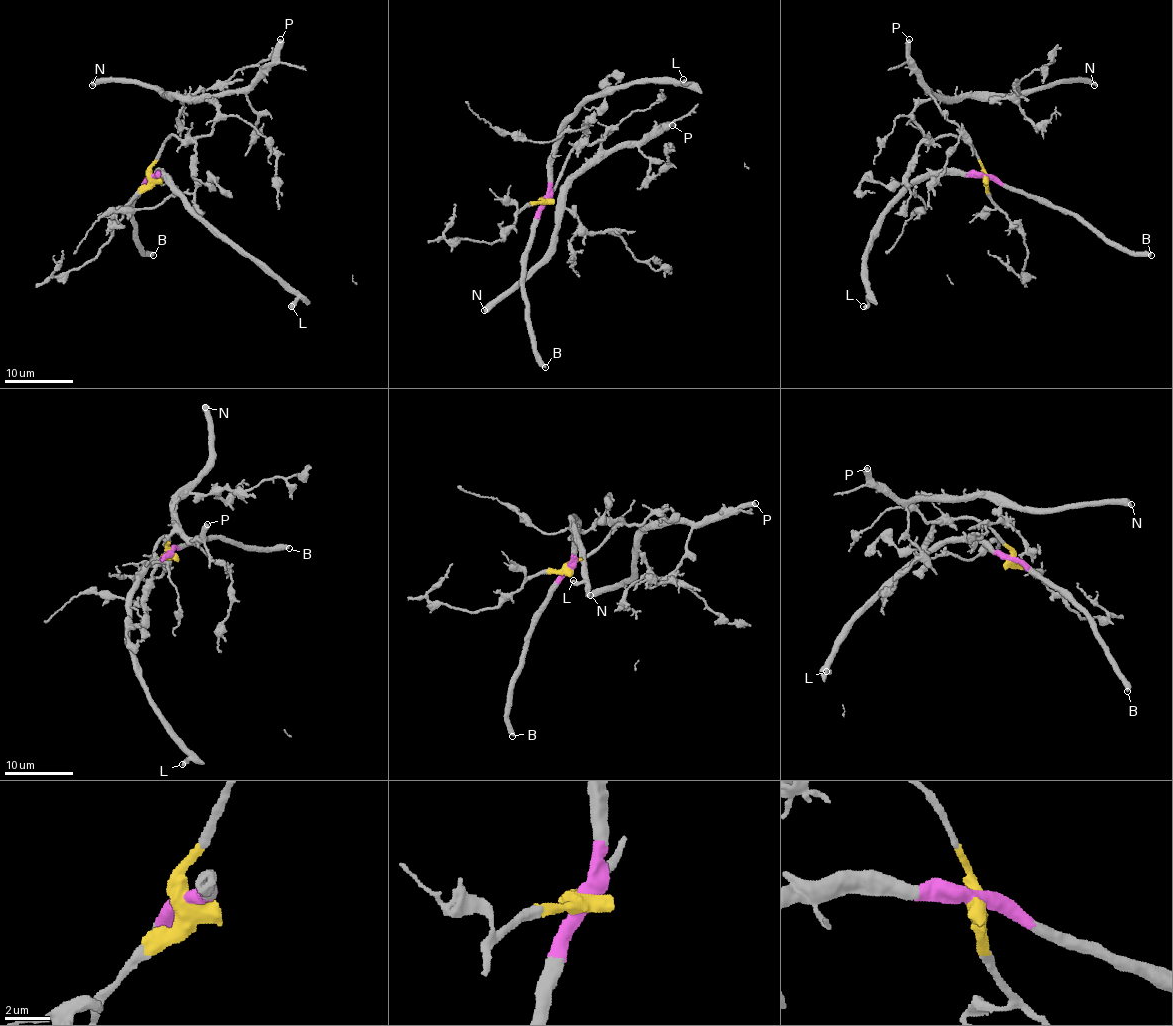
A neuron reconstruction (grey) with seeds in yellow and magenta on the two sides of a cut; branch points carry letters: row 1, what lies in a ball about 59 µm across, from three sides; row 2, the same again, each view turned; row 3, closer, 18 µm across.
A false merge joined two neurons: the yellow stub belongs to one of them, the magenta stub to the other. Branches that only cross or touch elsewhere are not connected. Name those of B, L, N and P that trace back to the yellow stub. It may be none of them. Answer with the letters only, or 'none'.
N, P

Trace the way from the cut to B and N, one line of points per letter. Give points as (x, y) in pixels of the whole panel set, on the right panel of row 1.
B: (986, 177), (1076, 213), (1110, 240), (1151, 256)
N: (986, 177), (974, 148), (960, 138), (926, 136), (914, 109), (926, 100), (1026, 93), (1064, 82), (1095, 85)

